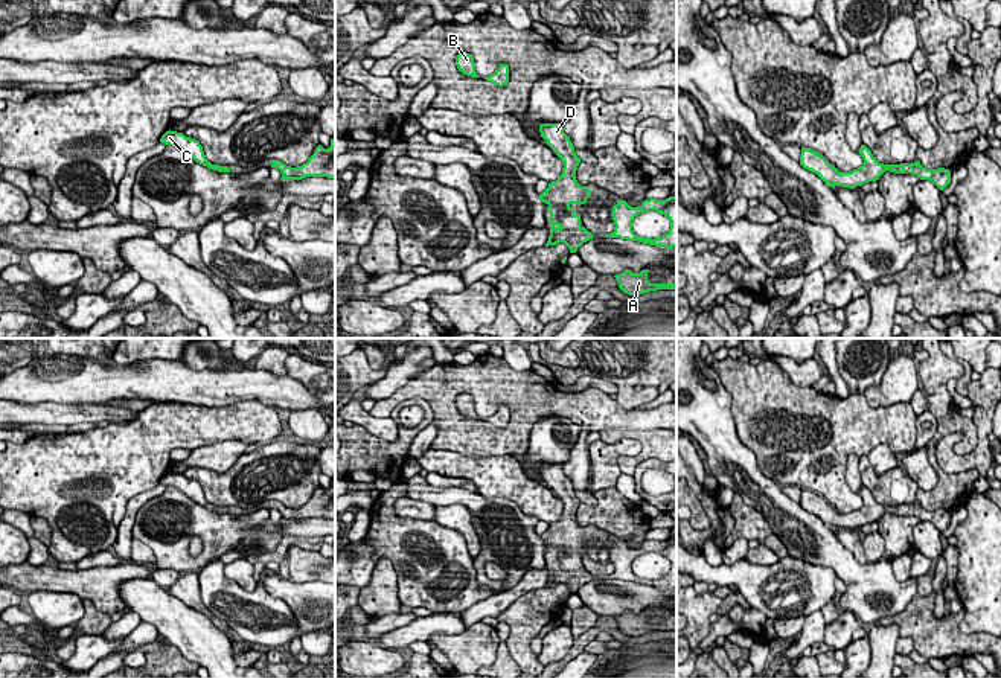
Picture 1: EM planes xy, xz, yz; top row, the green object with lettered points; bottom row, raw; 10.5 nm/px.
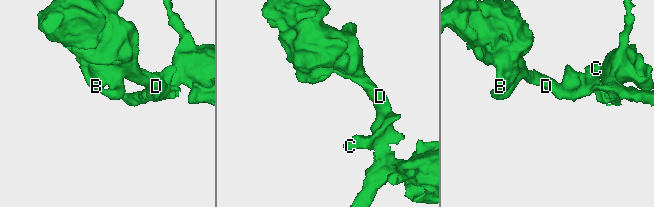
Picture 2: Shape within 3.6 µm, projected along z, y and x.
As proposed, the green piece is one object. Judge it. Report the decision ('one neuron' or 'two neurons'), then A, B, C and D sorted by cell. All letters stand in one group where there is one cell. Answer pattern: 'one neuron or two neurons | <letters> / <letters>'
one neuron | A B C D

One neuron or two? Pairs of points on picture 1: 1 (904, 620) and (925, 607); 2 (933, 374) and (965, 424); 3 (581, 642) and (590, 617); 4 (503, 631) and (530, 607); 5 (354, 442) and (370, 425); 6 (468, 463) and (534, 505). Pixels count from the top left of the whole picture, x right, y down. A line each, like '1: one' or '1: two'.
1: one
2: one
3: two
4: two
5: two
6: one

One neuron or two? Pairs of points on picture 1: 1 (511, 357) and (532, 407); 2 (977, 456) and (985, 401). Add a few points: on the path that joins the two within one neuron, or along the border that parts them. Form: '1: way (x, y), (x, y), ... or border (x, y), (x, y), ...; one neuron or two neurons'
1: border (502, 357), (515, 370), (530, 370); two neurons
2: way (983, 442), (983, 415); one neuron

